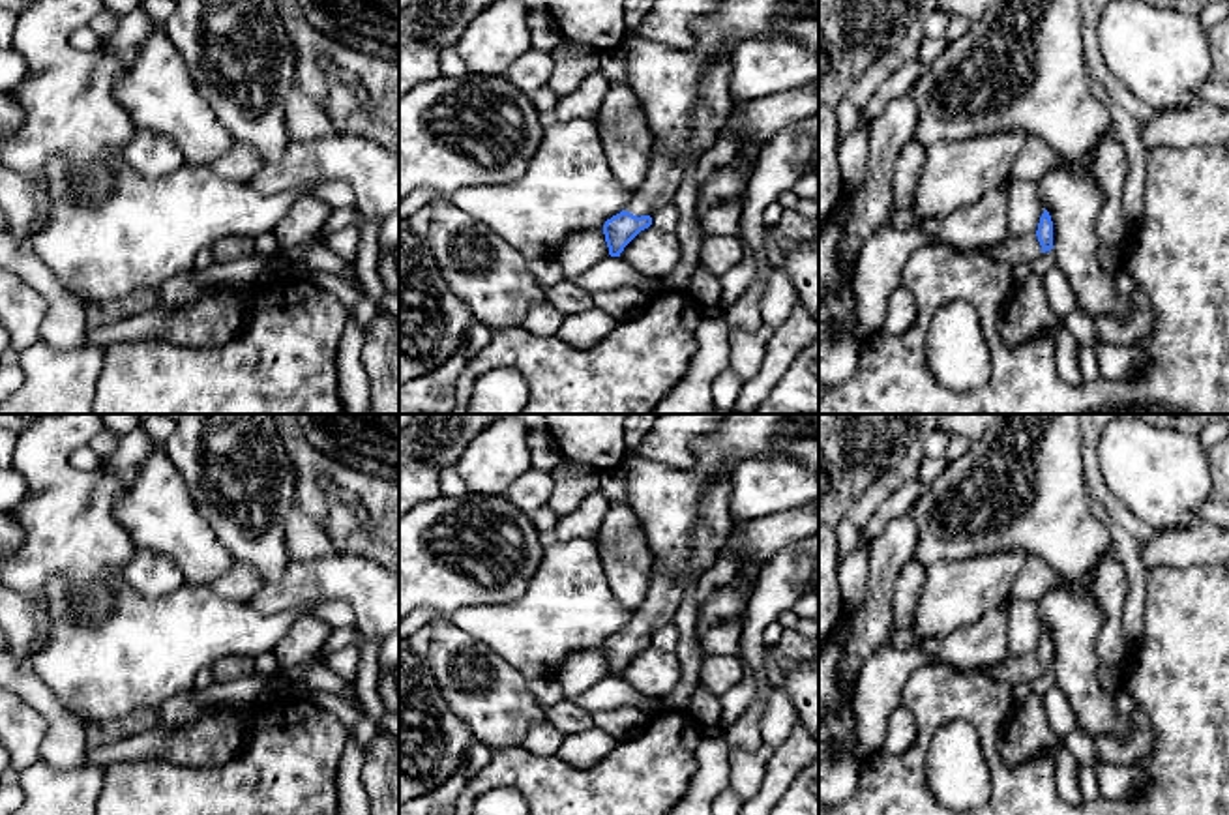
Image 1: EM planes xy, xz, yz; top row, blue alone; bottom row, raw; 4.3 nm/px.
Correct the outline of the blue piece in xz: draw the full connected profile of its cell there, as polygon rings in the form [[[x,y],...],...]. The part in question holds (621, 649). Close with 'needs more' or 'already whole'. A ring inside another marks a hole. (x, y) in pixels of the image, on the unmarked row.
[[[654,558],[652,577],[644,603],[633,613],[626,630],[603,645],[611,676],[620,676],[624,667],[652,645],[656,630],[673,620],[684,600],[684,588],[669,575],[667,566]]] | needs more

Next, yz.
[[[1044,630],[1038,650],[1029,656],[1008,656],[1000,665],[987,669],[974,669],[987,674],[993,680],[1006,682],[1010,686],[1027,682],[1030,684],[1042,673],[1053,669],[1053,641],[1047,630]]] | needs more

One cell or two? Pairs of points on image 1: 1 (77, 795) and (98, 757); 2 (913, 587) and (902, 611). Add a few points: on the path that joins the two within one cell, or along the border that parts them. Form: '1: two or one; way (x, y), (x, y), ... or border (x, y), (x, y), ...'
1: two; border (87, 763), (103, 769)
2: one; way (907, 592), (903, 606)

